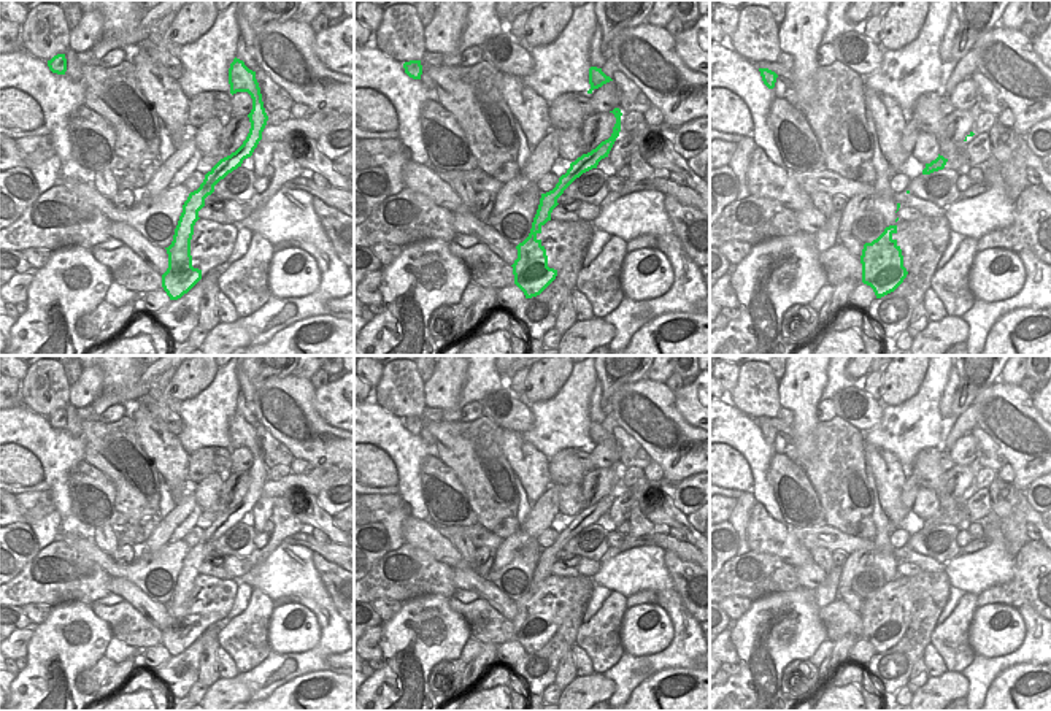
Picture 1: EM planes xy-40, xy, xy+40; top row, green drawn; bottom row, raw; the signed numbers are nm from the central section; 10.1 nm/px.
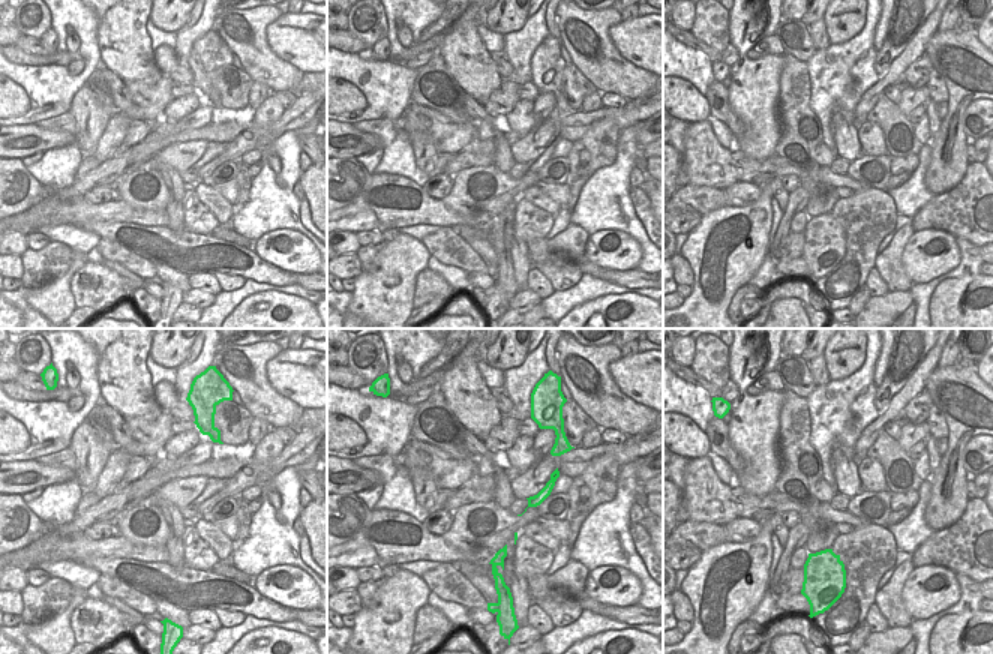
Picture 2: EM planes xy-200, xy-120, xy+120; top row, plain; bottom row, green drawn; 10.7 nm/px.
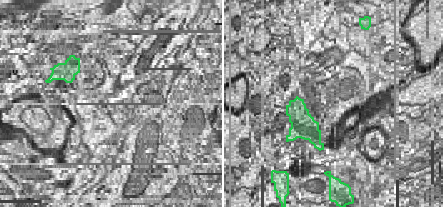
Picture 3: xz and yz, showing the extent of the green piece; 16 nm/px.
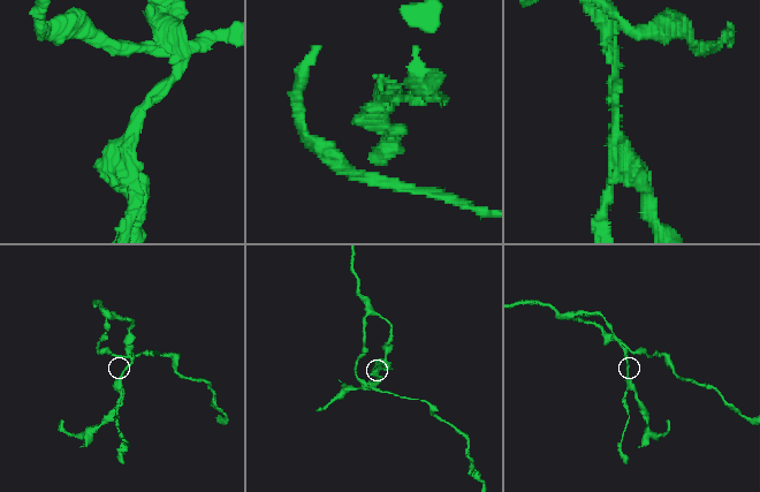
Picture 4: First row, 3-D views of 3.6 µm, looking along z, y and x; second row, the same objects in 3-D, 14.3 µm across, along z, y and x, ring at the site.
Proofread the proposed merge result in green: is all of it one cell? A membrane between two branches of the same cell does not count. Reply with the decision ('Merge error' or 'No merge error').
Merge error.

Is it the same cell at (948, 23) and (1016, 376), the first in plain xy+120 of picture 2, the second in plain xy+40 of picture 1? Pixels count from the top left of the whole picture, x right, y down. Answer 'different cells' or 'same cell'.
same cell

